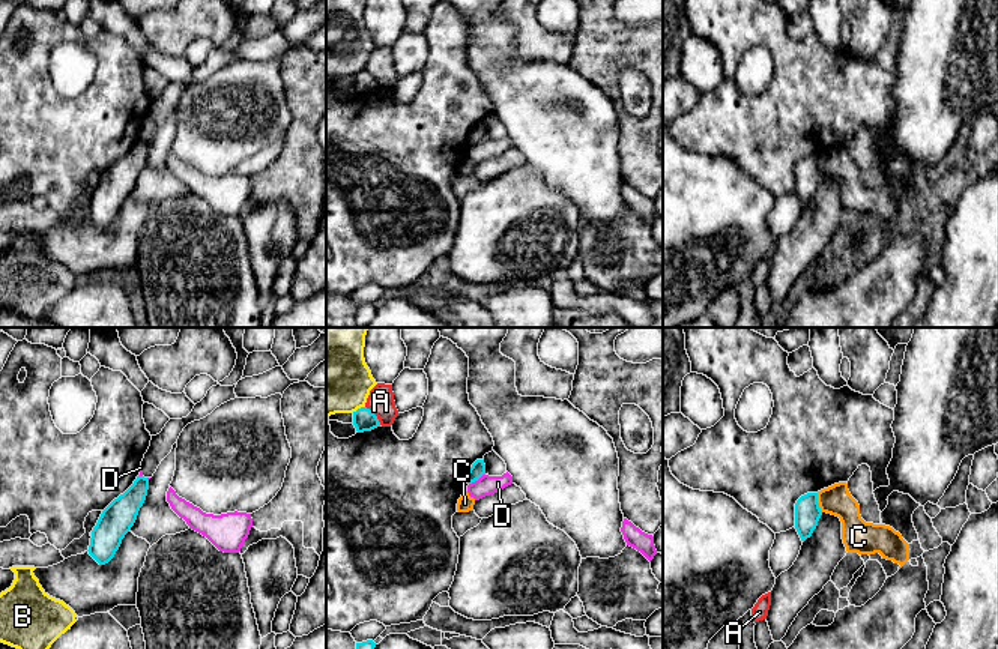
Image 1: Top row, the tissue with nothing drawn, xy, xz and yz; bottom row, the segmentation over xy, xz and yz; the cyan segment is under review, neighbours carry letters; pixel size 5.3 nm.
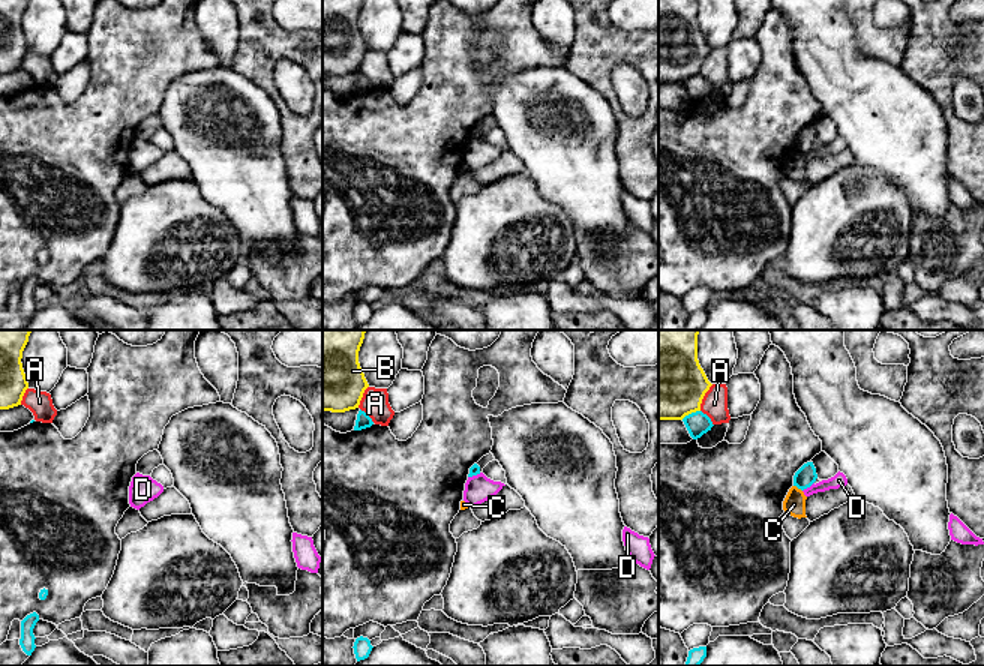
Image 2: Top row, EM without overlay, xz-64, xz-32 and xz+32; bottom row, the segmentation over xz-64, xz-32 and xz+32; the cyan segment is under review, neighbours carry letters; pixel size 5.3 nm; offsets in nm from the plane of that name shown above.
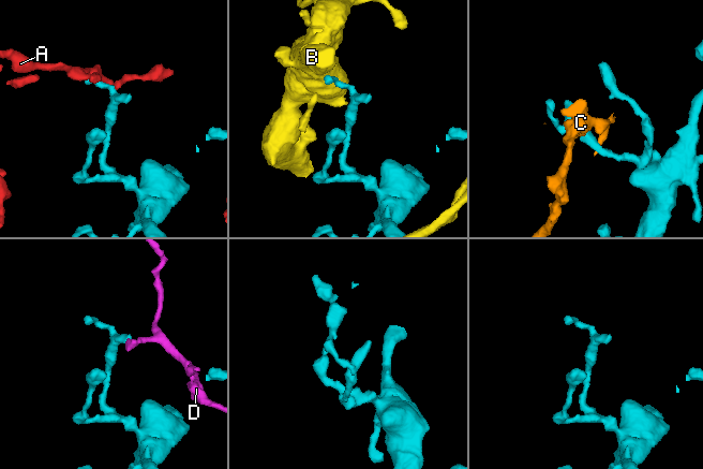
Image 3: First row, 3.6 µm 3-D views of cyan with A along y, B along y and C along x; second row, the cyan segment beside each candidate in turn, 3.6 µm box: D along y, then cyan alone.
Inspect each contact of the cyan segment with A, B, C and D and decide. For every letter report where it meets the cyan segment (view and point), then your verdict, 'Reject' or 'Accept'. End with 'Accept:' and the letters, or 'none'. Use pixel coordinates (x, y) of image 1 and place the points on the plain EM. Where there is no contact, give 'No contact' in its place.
A: Touches cyan at xz (375, 78). Reject
B: Touches cyan at xz (358, 72). Reject
C: Touches cyan at yz (816, 166). Reject
D: Touches cyan at xz (477, 143). Reject
Accept: none

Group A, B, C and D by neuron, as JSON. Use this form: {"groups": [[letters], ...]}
{"groups": [["A"], ["B"], ["C"], ["D"]]}

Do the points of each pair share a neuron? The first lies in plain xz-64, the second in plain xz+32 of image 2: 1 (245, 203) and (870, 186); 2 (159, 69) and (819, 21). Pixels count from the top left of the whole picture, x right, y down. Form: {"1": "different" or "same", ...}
{"1": "different", "2": "different"}

